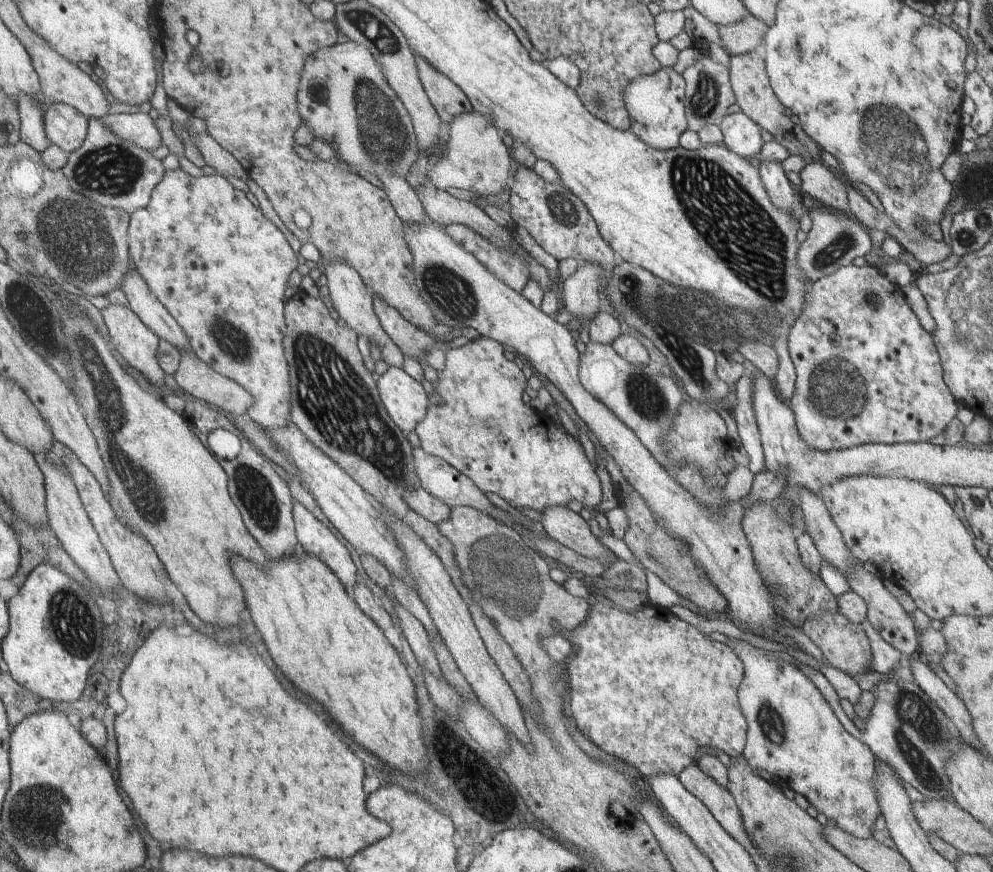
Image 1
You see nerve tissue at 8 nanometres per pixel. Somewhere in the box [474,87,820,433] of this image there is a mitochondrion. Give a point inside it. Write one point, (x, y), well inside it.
(720, 209)

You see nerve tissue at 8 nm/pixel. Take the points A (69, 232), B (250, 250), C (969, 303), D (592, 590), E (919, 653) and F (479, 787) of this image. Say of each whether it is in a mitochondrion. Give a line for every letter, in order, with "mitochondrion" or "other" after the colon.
A: mitochondrion
B: other
C: mitochondrion
D: other
E: other
F: mitochondrion

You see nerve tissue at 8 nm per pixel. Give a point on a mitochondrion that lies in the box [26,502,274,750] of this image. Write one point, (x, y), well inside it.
(69, 618)

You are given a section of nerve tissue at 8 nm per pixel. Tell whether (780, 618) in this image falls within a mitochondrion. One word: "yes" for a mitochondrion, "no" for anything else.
no

